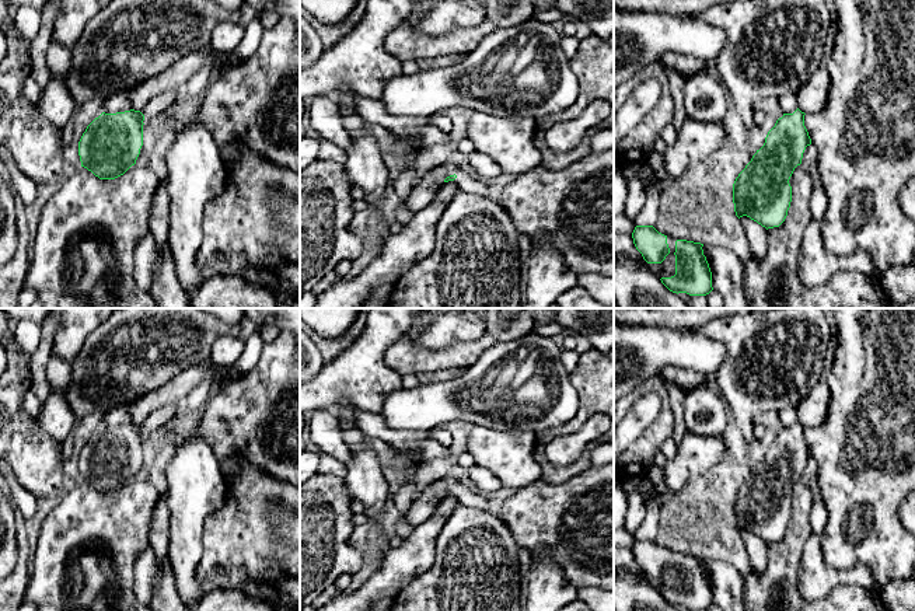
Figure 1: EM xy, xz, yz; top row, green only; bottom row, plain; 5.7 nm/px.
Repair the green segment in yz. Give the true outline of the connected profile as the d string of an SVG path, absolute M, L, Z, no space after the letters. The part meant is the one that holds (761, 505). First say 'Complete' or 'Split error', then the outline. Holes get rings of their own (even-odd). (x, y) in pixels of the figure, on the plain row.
Complete. M799 422L793 427L783 427L768 446L764 460L757 464L751 475L736 492L733 517L738 533L747 530L766 544L779 541L785 535L792 516L789 493L794 482L802 478L806 461L811 458L804 440L804 429Z

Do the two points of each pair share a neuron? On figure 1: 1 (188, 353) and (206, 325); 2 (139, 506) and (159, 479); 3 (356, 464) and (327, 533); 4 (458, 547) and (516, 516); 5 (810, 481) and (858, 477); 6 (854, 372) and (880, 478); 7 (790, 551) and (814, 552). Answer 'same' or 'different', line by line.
1: same
2: different
3: different
4: different
5: different
6: same
7: different

